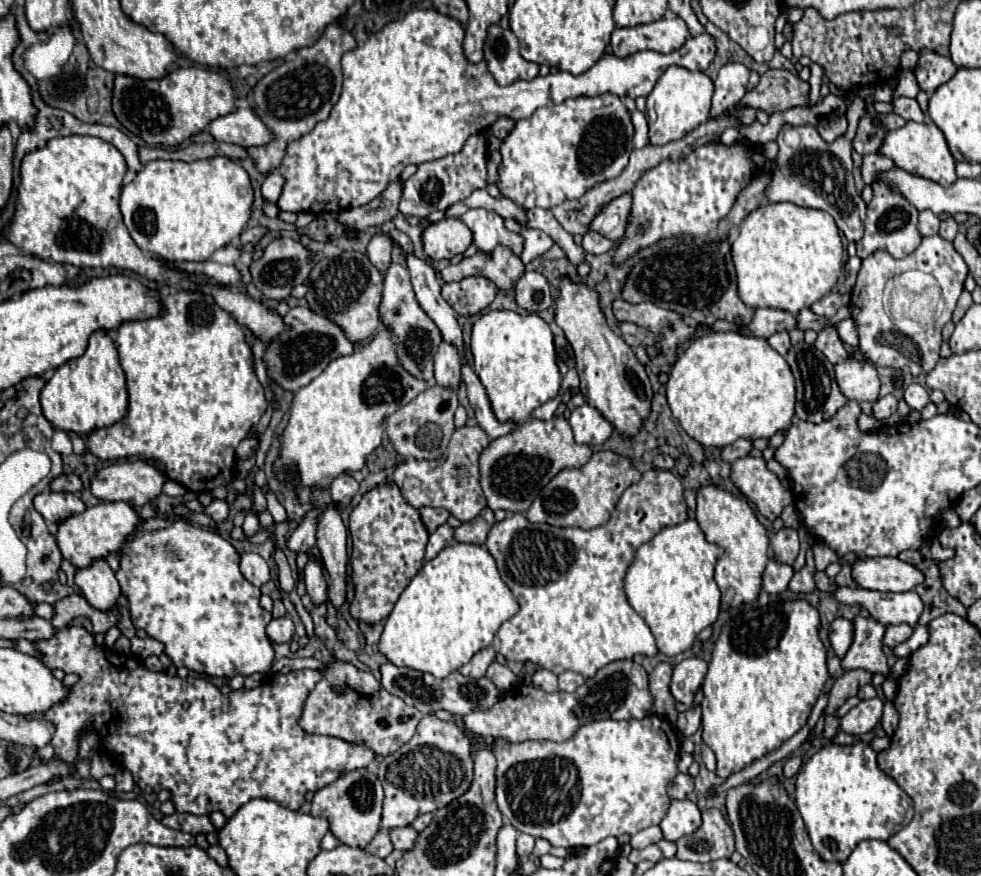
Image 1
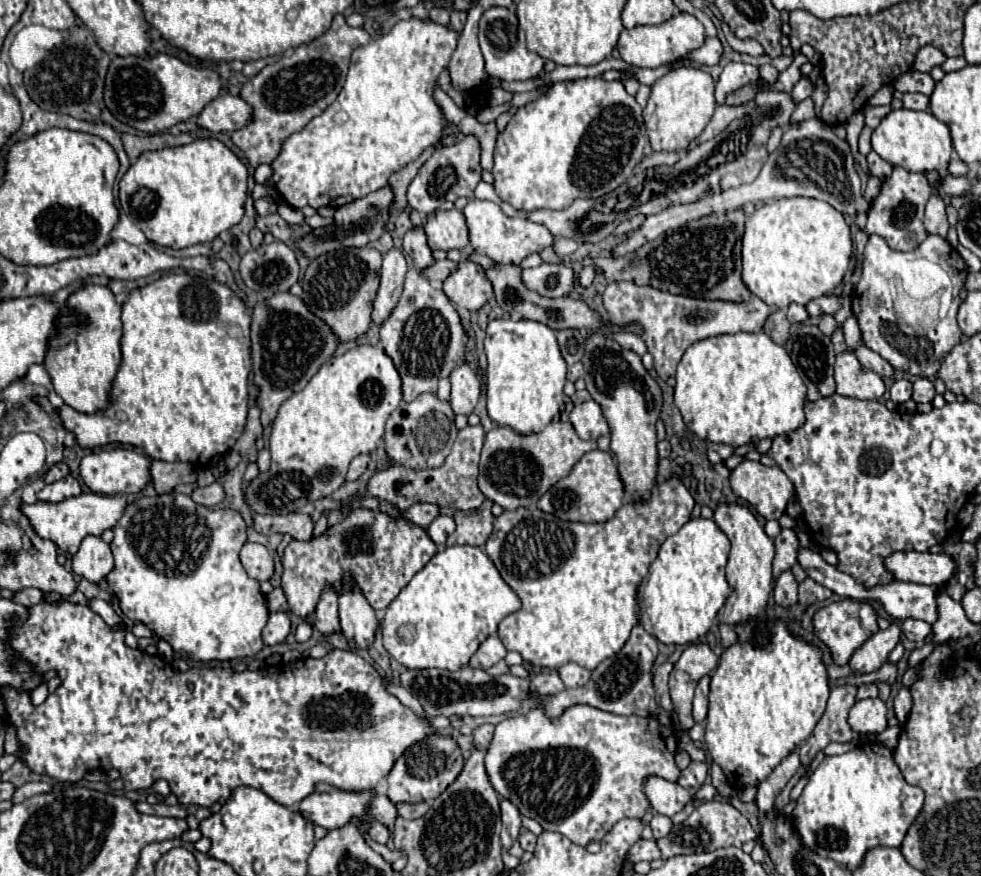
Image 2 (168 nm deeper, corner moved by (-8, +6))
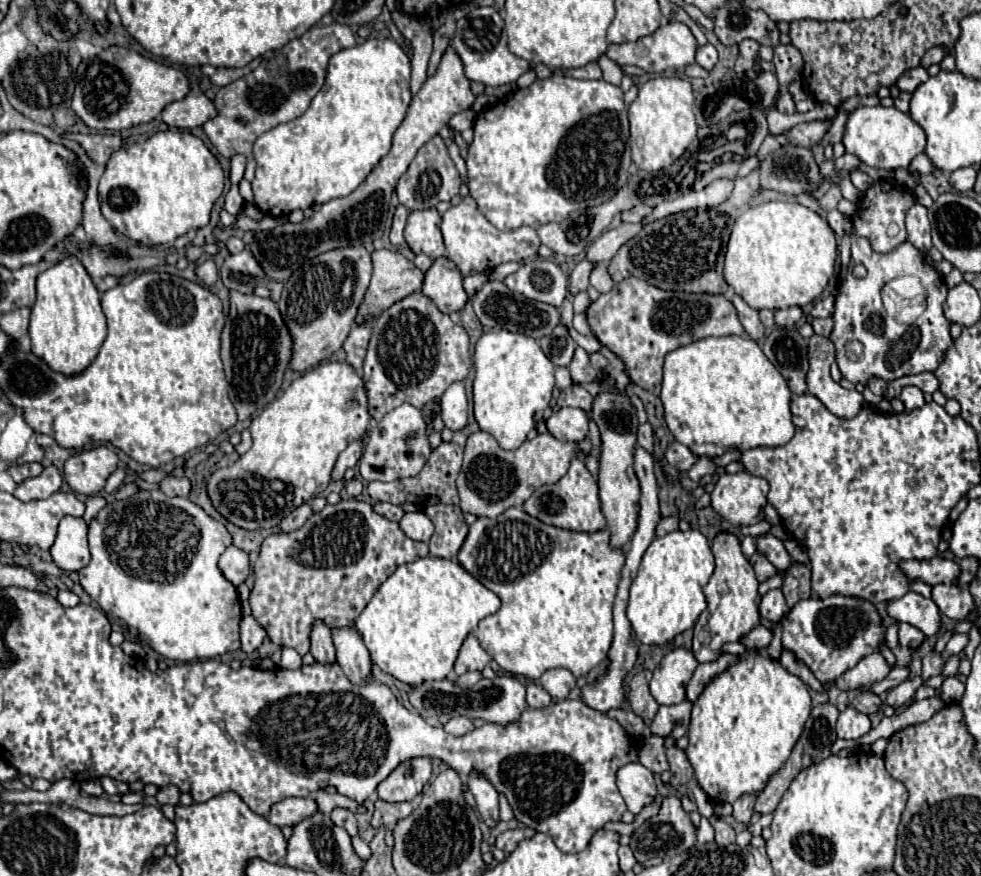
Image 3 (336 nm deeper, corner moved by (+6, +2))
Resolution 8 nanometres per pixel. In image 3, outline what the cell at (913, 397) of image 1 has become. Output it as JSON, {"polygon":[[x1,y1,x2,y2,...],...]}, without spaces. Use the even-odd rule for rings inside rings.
{"polygon":[[907,386,907,388,903,388,899,400,905,404,907,410,915,410,915,408,921,408,921,406,925,404,923,392,921,392,917,386]]}

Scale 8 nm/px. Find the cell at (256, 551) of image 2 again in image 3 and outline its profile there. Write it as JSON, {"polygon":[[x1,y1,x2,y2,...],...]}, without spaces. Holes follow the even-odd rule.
{"polygon":[[229,546,219,558,219,568,233,586,239,586,249,576,249,556,247,552]]}

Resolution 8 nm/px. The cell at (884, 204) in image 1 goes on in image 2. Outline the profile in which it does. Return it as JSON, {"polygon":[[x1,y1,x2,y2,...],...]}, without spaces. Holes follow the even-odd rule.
{"polygon":[[893,168,893,174,883,182,879,196,871,202,865,232,869,236,877,234,885,238,885,242,893,250,901,250,901,252,915,250,927,238,927,230,923,228,923,210,929,196,931,196,931,186,925,174,909,172,905,168]]}

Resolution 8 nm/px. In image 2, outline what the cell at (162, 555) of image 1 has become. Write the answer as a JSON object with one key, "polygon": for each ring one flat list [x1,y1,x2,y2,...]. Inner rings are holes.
{"polygon":[[173,492,173,496,161,494,157,498,141,496,127,506,125,514,113,528,113,534,111,550,115,568,107,576,107,582,117,594,119,606,129,620,149,626,185,660,245,660,257,656,265,648,261,630,267,624,269,608,259,582,247,576,239,560,239,550,247,542,245,522,239,512,229,508,209,510,179,492]]}

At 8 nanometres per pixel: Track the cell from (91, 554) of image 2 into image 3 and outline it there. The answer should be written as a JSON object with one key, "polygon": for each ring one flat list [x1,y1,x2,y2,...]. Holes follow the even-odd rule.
{"polygon":[[63,516,57,528,57,538,51,546,53,562,65,572,77,572,89,564,87,524,77,516]]}

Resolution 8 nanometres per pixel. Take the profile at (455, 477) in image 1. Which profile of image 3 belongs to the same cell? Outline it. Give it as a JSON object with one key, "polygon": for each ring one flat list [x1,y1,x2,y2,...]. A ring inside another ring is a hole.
{"polygon":[[443,442,437,450,431,452,431,458,427,460,425,468,413,478,401,478,393,482,369,482,369,496,379,502,391,502,391,504,403,504,403,502,413,502,417,506,427,506,427,504,459,504,457,488,455,488,455,478,461,470,461,460,463,460,463,448,453,444,453,442]]}

